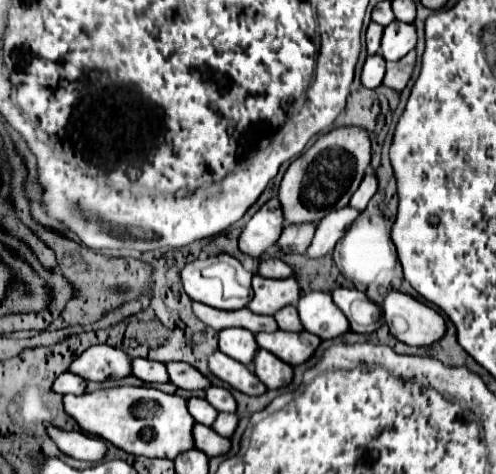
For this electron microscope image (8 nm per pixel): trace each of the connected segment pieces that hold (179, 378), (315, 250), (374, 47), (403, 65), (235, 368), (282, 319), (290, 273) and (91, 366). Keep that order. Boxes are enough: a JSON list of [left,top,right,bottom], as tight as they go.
[[167,363,211,391],[307,205,359,259],[367,21,383,55],[383,51,417,91],[209,351,267,395],[275,305,303,333],[259,259,295,279],[69,345,133,381]]

